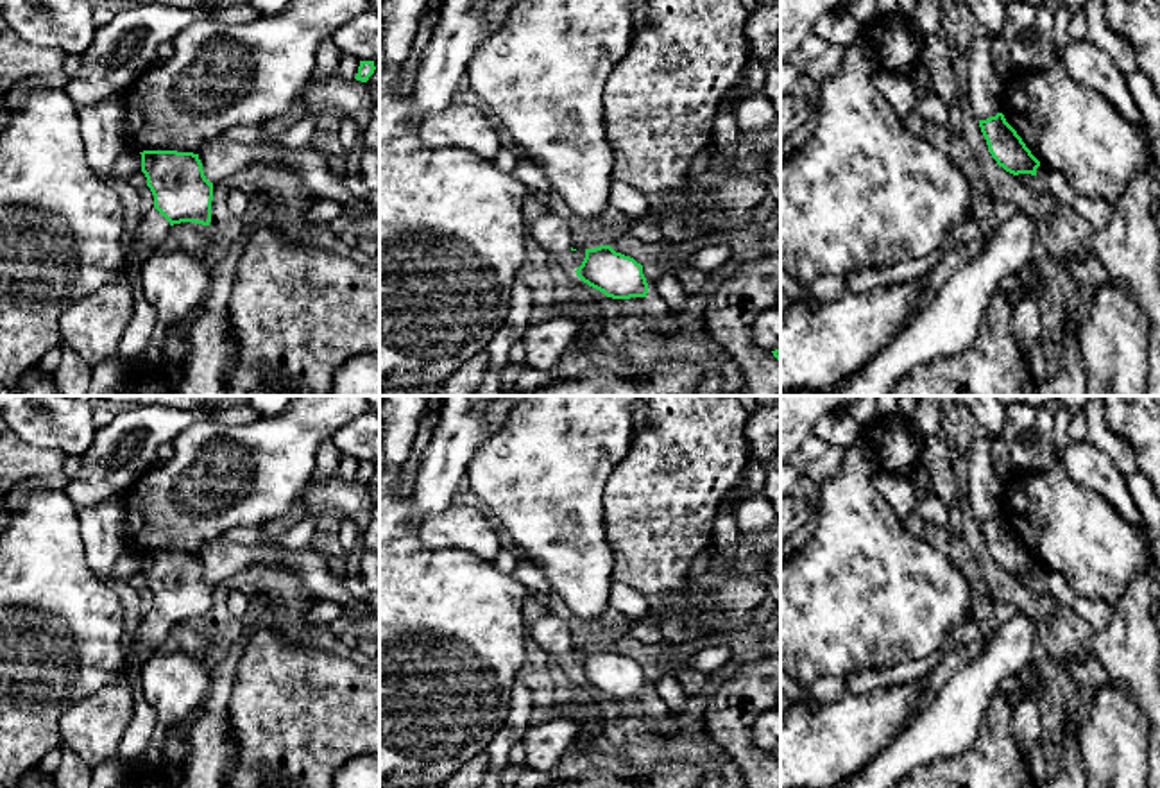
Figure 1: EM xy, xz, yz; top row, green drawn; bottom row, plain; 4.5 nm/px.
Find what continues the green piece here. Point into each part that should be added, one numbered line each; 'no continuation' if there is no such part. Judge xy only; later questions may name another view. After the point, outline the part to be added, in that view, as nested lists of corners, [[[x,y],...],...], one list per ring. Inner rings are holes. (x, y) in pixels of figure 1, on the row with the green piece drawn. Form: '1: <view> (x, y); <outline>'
1: xy (153, 228); [[[156,208],[143,213],[134,235],[125,240],[127,270],[138,269],[149,256],[158,253],[168,231],[170,222]]]

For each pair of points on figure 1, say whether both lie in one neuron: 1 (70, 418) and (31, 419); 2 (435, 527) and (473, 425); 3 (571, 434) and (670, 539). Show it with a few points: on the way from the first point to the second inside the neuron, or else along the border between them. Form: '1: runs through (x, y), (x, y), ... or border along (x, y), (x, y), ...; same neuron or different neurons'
1: runs through (61, 419), (40, 419); same neuron
2: border along (453, 502), (421, 523); different neurons
3: border along (634, 432), (631, 448), (620, 461); different neurons

